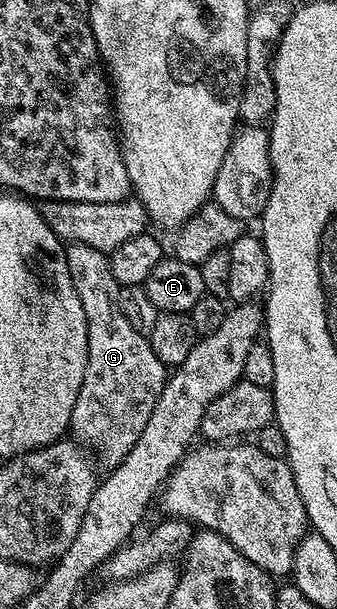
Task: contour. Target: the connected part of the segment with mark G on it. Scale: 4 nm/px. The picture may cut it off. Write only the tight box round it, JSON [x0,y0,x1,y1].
[65,243,167,467]

